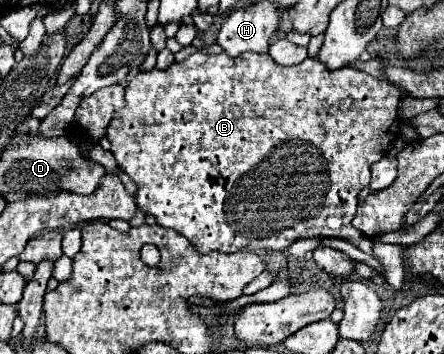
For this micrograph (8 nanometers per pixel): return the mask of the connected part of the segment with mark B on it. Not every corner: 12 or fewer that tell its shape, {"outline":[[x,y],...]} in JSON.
{"outline":[[195,52],[107,138],[195,250],[351,220],[399,88]]}

